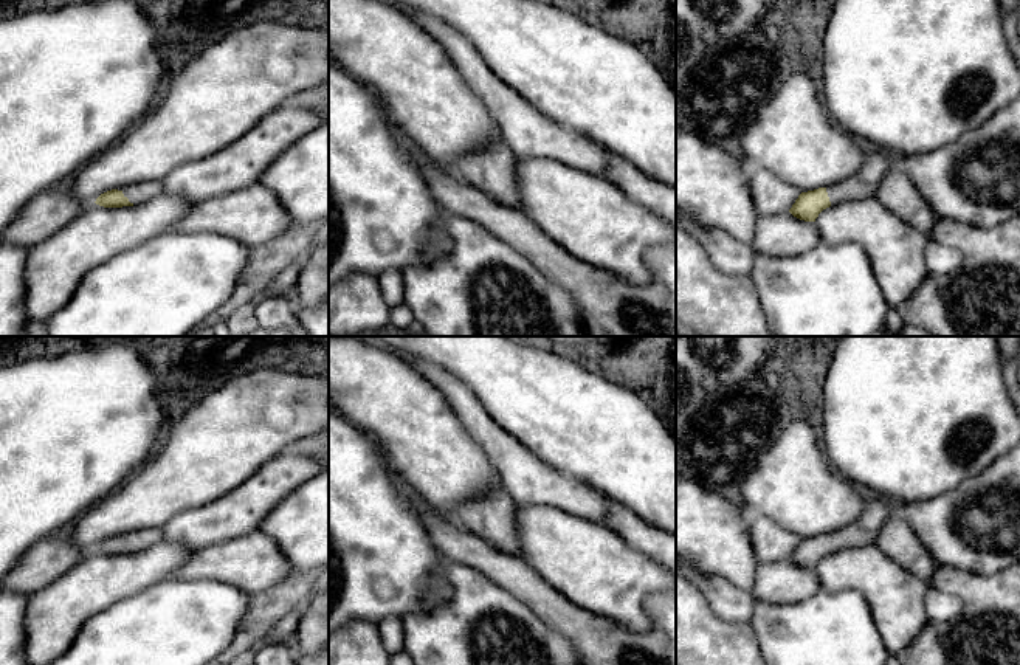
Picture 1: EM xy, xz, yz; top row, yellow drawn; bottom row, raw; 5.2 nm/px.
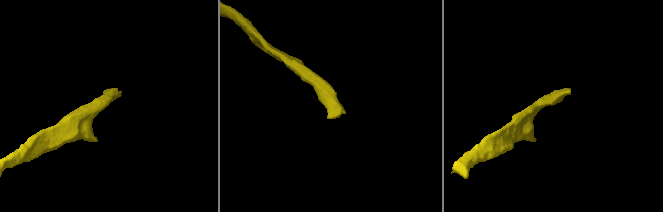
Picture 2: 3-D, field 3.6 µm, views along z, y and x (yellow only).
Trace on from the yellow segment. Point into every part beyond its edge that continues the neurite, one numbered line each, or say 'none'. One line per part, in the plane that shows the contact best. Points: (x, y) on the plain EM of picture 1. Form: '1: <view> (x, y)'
1: xy (141, 540)

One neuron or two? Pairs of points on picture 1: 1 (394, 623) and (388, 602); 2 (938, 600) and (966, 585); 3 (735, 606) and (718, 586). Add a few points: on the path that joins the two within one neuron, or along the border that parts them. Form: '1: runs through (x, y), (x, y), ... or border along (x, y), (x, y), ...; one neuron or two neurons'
1: border along (400, 617), (386, 617), (377, 623); two neurons
2: border along (961, 600), (961, 611), (954, 619), (929, 622); two neurons
3: runs through (730, 602), (720, 591); one neuron

